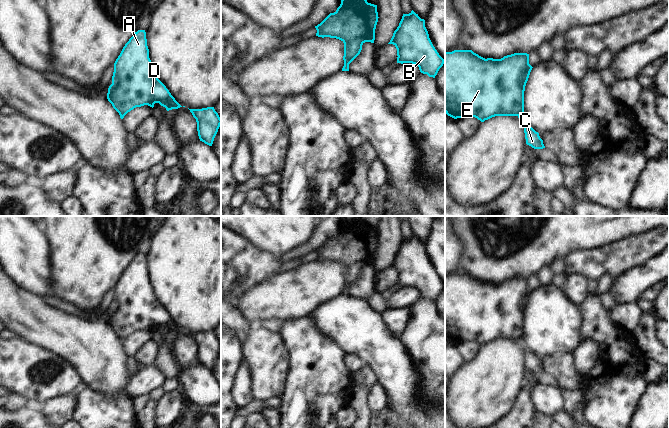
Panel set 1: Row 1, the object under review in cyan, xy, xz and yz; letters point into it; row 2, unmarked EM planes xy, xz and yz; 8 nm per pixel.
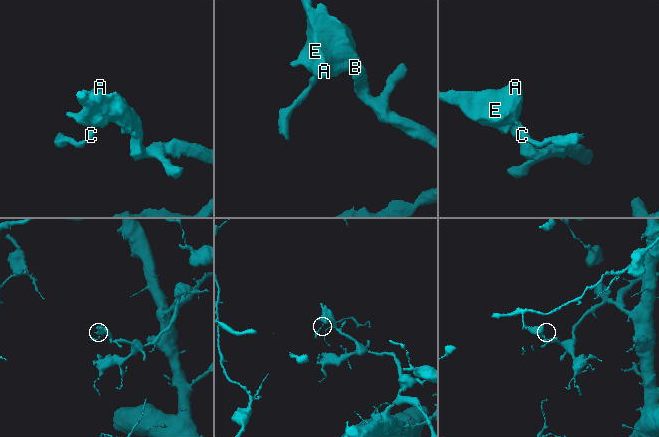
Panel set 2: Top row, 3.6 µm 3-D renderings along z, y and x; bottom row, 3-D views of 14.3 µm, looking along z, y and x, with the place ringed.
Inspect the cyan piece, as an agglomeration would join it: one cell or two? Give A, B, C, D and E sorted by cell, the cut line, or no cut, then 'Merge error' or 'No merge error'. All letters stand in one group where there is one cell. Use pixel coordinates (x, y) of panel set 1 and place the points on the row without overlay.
Groups: A B D E / C. Split along yz (522, 337), (517, 339). Merge error.

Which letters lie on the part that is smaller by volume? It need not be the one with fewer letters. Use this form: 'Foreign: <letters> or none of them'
Foreign: C

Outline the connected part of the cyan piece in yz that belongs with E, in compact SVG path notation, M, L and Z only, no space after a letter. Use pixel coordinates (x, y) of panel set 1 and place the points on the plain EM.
M472 274L445 276L445 337L454 343L475 341L481 346L495 340L523 338L524 315L532 292L527 277L514 277L501 283L485 283Z

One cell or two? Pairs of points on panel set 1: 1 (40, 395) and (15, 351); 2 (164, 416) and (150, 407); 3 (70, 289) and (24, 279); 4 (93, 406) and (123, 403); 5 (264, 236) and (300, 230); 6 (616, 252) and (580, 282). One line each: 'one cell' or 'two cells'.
1: one cell
2: two cells
3: two cells
4: one cell
5: one cell
6: two cells

